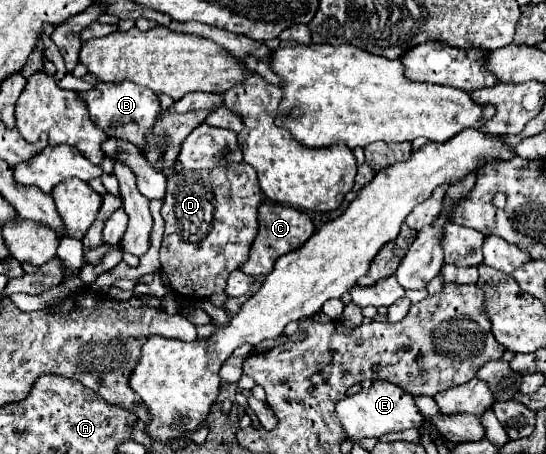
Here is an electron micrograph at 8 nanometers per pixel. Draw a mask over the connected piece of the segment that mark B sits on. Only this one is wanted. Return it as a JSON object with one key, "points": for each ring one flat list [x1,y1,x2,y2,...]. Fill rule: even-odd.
{"points":[[131,81,119,83,119,85,107,85,99,83,95,89,81,93,83,101,87,103,89,115,97,127,101,127,109,137,125,139,137,147,147,145,147,135,151,135,151,127,155,125,155,119,161,111,157,95,141,85,135,85]]}

